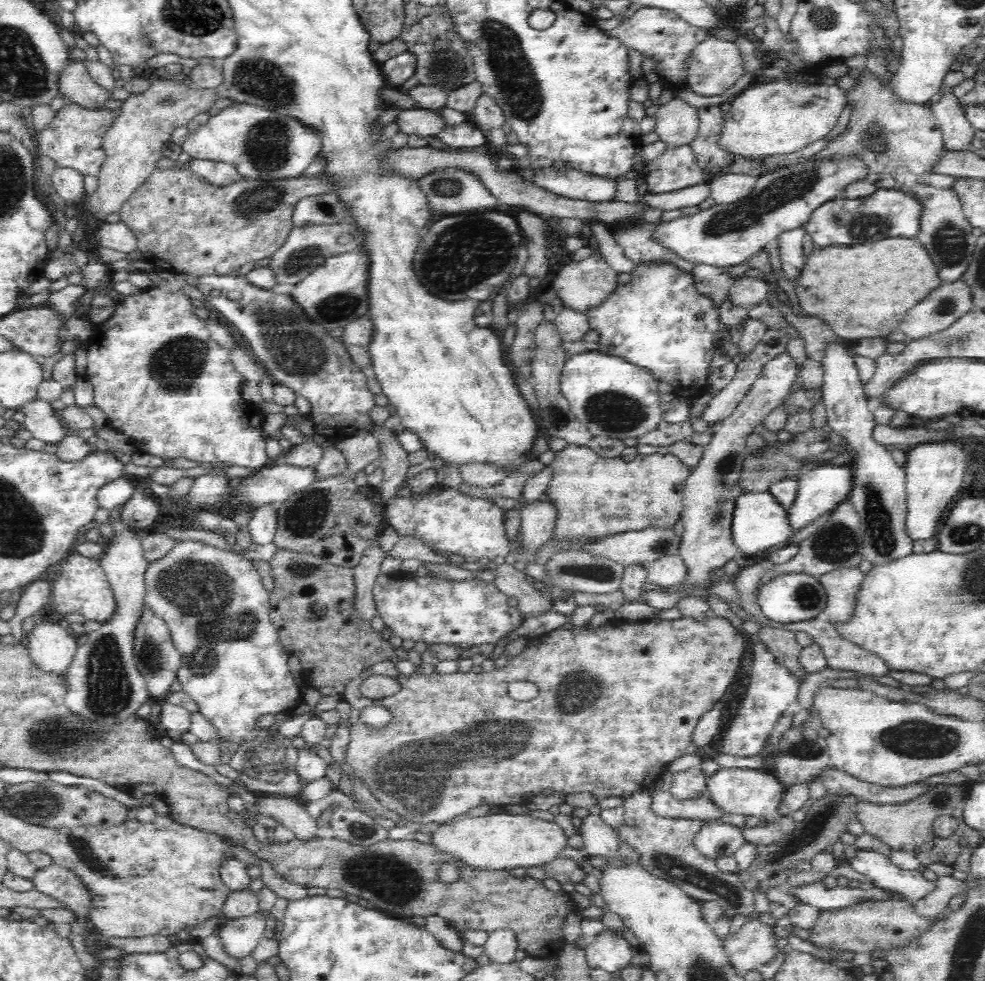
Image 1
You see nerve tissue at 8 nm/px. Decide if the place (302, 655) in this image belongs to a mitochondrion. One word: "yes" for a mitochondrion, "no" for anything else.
no

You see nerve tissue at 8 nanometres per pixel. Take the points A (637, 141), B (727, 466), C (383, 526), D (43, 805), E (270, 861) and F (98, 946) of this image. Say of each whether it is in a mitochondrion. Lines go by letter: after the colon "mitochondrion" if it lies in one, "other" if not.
A: other
B: mitochondrion
C: other
D: mitochondrion
E: other
F: other

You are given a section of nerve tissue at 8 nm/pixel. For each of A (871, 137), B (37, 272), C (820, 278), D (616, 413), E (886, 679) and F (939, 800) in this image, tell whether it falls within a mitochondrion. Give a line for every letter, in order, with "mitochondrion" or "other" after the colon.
A: mitochondrion
B: other
C: other
D: mitochondrion
E: other
F: other

